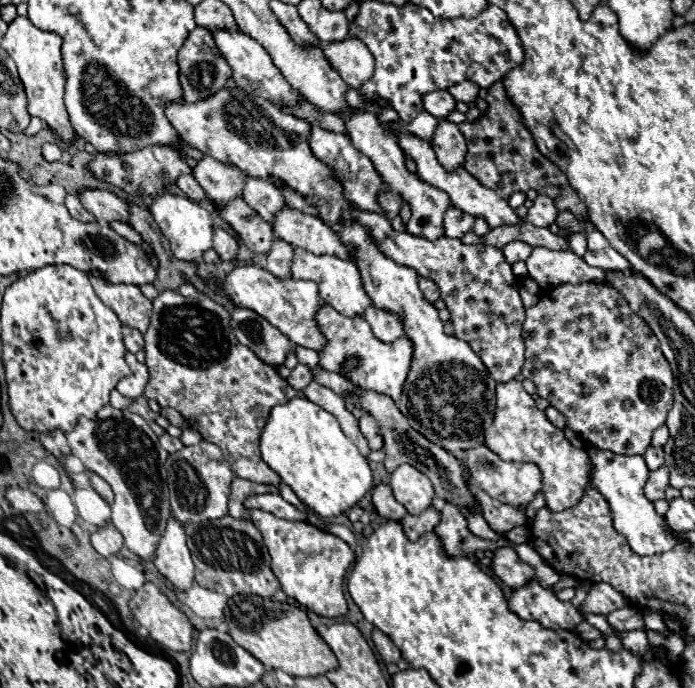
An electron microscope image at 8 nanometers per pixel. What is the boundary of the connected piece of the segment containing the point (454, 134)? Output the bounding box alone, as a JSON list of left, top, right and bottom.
[432,120,466,170]

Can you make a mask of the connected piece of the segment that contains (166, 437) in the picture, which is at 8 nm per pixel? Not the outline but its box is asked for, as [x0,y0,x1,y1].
[160,432,182,454]

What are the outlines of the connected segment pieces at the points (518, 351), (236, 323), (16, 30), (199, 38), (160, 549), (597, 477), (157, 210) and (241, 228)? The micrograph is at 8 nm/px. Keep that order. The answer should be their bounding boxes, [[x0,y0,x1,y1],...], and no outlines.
[[344,208,524,382],[230,308,292,366],[2,16,78,146],[178,28,232,102],[154,516,194,590],[586,446,676,556],[150,194,212,262],[218,198,274,254]]

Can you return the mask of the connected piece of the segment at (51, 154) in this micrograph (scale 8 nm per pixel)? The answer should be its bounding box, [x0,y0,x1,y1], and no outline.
[42,144,62,162]

